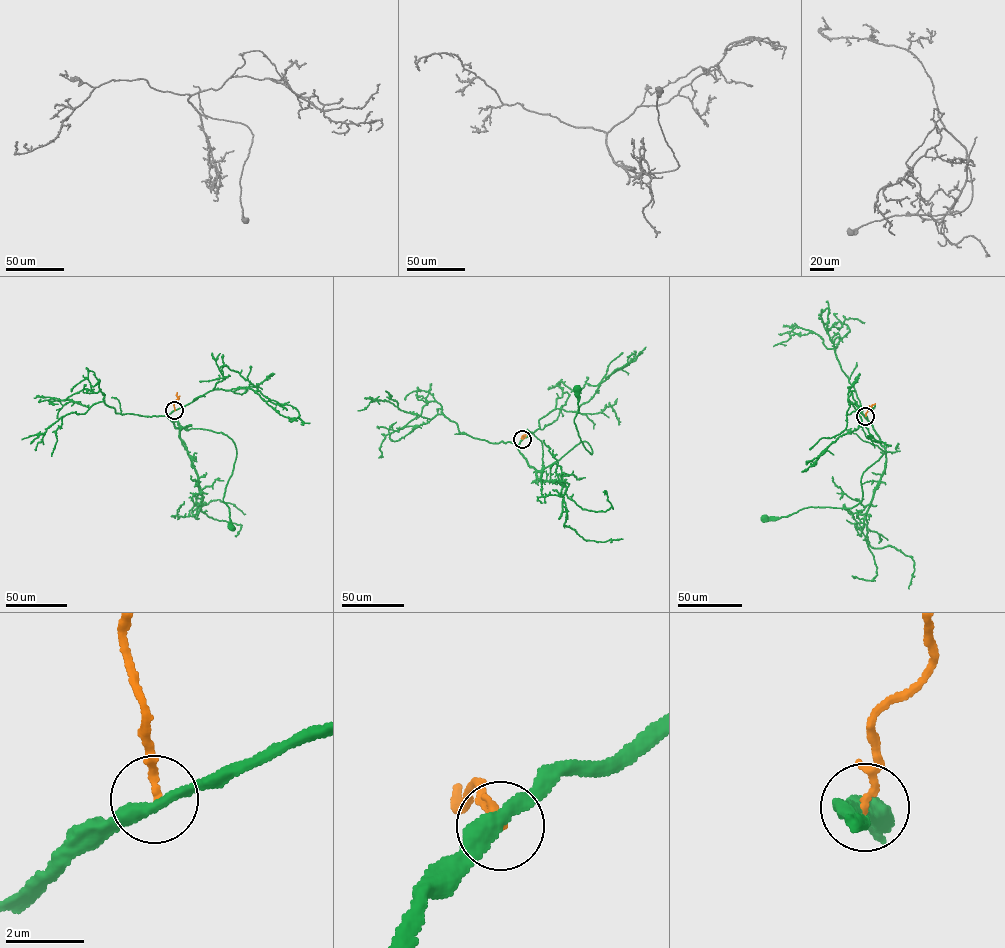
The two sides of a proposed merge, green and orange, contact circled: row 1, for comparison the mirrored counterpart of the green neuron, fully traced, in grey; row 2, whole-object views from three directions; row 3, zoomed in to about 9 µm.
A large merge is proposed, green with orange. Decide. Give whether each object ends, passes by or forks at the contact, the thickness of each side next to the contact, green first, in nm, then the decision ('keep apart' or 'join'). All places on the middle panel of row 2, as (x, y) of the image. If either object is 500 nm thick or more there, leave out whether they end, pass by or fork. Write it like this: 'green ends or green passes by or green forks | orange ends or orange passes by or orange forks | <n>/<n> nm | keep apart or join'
green passes by | orange passes by | 360/130 nm | join

